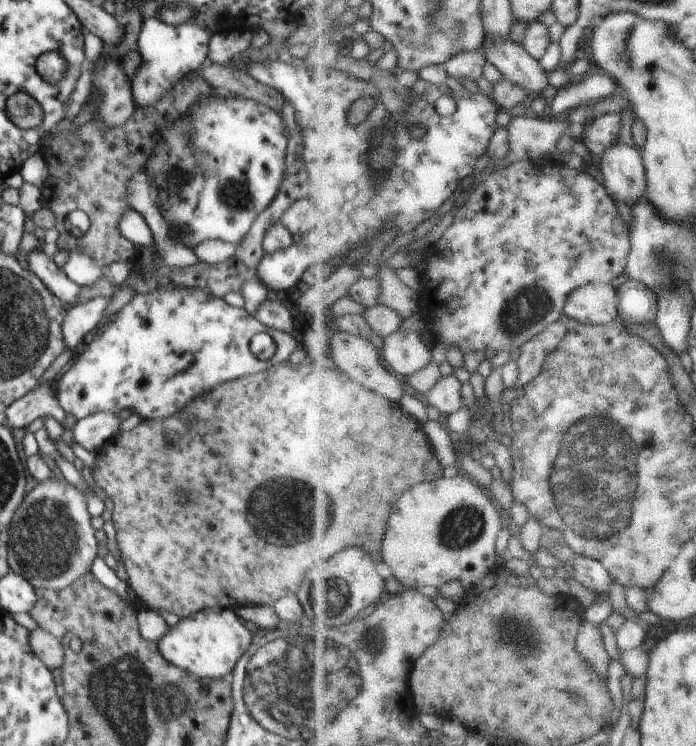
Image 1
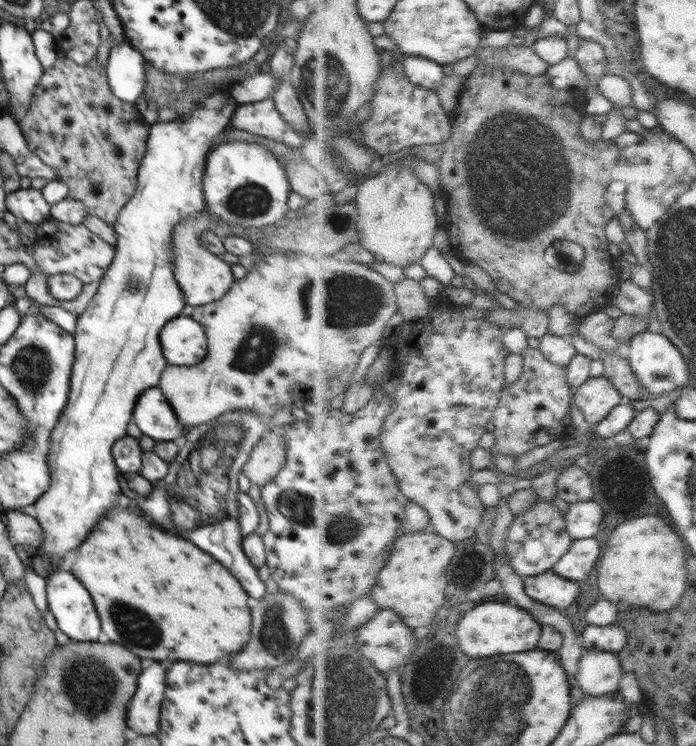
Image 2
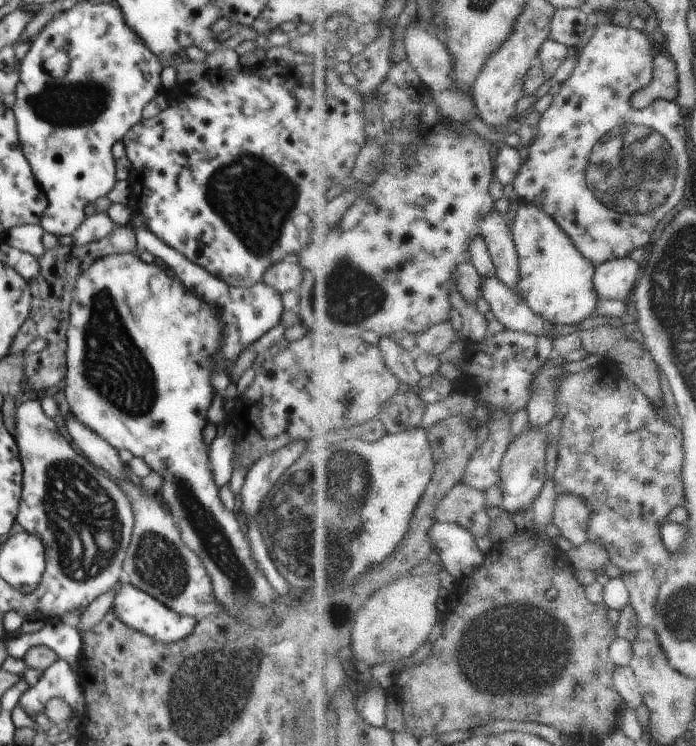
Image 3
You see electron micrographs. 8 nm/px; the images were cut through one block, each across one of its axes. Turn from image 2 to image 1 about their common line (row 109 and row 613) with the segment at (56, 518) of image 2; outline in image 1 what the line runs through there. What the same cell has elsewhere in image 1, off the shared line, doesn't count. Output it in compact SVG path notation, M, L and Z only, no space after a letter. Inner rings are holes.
M216 606L200 610L190 618L180 618L179 622L170 626L170 630L158 640L157 645L158 652L170 661L170 664L204 680L222 679L228 672L232 672L251 642L252 634L236 613L226 608L220 610L220 607Z

